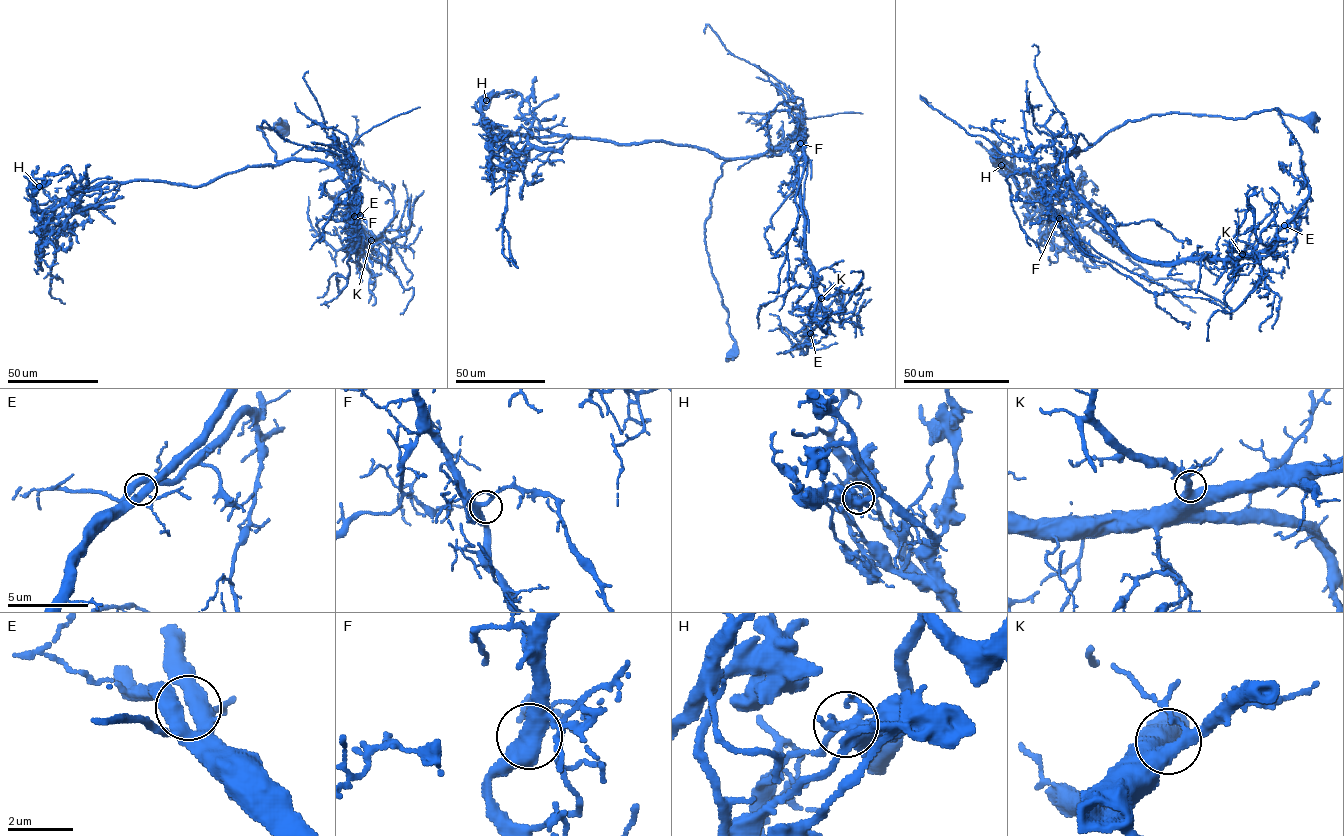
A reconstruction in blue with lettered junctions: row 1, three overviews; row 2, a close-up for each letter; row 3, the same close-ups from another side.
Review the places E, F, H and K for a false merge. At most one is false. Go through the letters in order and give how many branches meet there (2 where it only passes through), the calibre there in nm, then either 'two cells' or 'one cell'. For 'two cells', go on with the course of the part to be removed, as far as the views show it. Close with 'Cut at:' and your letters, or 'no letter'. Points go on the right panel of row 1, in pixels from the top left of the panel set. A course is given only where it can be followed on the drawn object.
E: branches 4; calibre 400 nm; one cell
F: branches 4; calibre 340 nm; one cell
H: branches 6; calibre 400 nm; two cells; course (1001, 165), (1036, 208), (1060, 204), (1066, 211), (1116, 245), (1144, 269), (1151, 282), (1165, 286), (1196, 313)
K: branches 4; calibre 400 nm; one cell
Cut at: H

